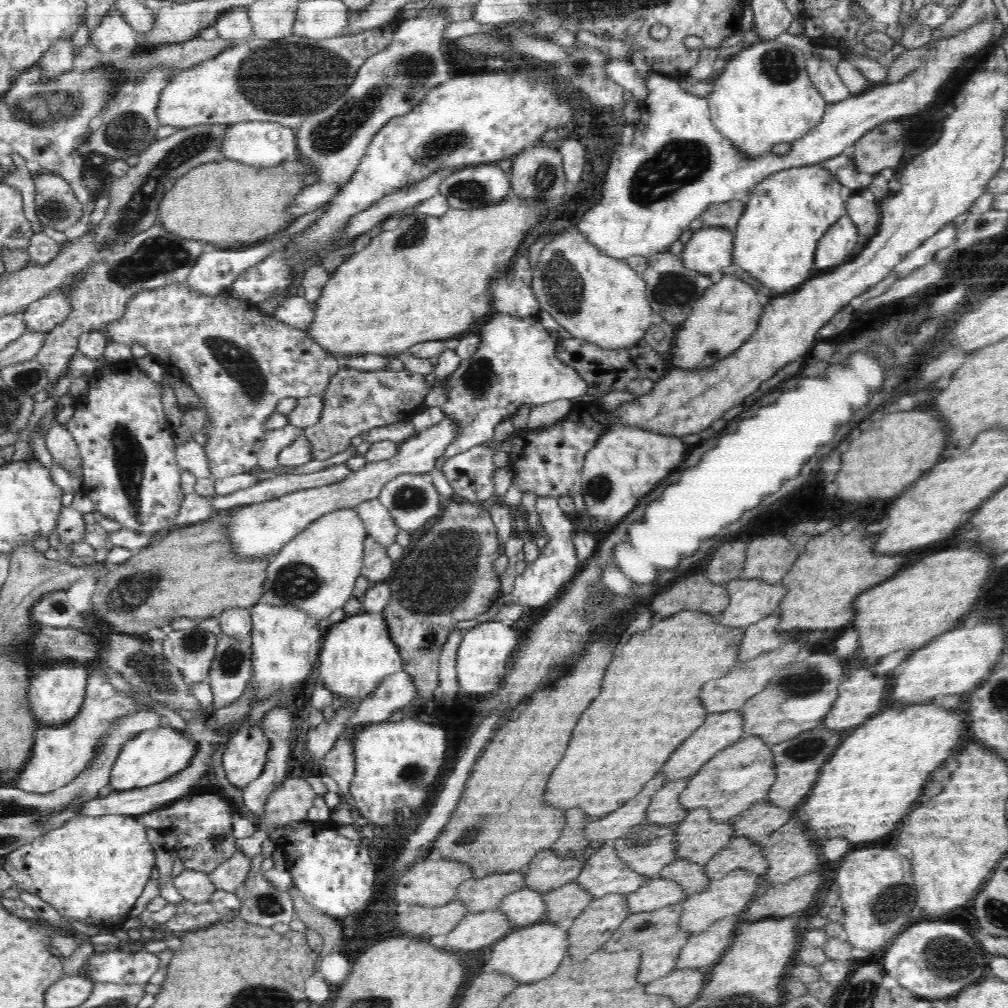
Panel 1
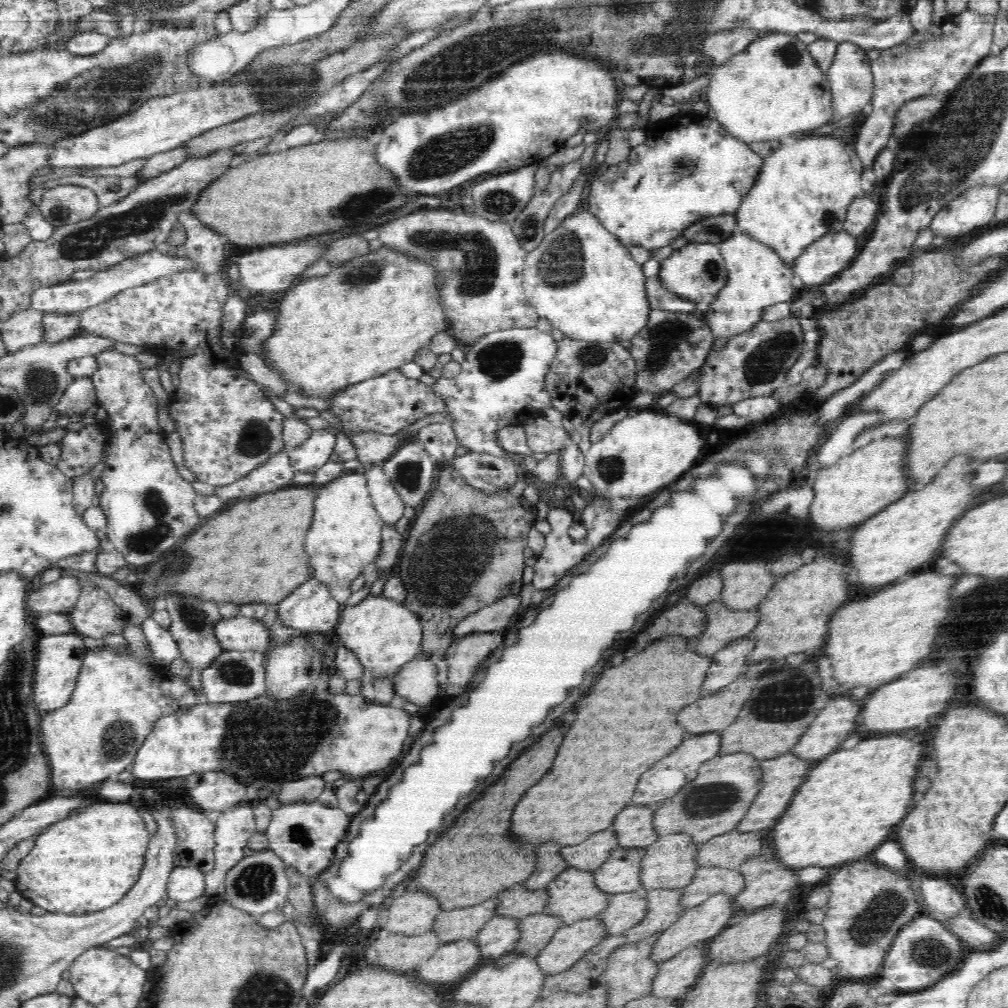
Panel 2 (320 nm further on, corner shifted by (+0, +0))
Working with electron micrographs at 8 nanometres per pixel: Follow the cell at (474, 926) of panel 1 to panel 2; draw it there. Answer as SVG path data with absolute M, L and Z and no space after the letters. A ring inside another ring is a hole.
M475 939L456 940L441 944L428 960L420 964L416 973L424 983L444 984L463 974L467 976L480 958Z

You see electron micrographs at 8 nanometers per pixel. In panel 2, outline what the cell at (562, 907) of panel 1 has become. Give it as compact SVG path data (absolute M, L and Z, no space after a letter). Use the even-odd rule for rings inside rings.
M546 912L524 917L519 922L519 939L513 946L512 953L535 959L562 926L564 924L560 917Z

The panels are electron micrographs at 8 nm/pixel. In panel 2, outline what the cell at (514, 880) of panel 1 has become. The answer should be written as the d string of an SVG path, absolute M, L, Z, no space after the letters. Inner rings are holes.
M492 897L474 906L441 910L432 925L432 931L438 935L442 944L474 939L484 924L496 916L496 905L498 899Z

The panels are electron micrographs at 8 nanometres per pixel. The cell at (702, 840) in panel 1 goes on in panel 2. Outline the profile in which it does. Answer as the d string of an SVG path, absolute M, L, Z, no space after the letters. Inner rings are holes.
M674 832L666 836L659 836L659 839L646 847L646 854L640 863L640 882L641 892L650 891L656 888L664 890L684 889L697 871L696 853L698 853L699 845L694 843L692 837L684 832Z

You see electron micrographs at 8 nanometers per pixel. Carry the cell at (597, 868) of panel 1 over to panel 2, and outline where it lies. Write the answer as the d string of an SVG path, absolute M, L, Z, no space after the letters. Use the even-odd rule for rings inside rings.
M568 867L559 876L549 882L544 888L548 893L547 906L544 912L558 916L564 925L574 924L576 920L598 916L608 906L608 899L612 894L602 892L594 881L593 871Z

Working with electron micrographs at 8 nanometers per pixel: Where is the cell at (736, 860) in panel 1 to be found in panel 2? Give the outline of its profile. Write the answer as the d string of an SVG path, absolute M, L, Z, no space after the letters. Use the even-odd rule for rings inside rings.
M702 866L697 869L690 884L682 890L679 905L686 909L698 906L709 896L724 893L735 897L744 889L744 877L736 869Z

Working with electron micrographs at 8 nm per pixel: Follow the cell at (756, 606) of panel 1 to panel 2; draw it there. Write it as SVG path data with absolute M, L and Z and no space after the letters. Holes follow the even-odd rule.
M720 598L703 607L707 618L704 632L694 638L692 649L700 656L712 656L733 640L747 636L759 623L757 609L732 610Z

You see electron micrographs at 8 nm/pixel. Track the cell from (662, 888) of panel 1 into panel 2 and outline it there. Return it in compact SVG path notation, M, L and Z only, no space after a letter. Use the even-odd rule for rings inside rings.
M626 892L612 895L608 906L598 915L608 936L627 931L647 916L647 900L642 892Z

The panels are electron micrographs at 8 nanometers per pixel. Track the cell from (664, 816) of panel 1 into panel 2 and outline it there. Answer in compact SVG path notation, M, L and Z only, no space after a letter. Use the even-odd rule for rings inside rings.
M632 806L624 808L613 820L617 846L621 848L646 848L659 839L653 827L655 807Z

